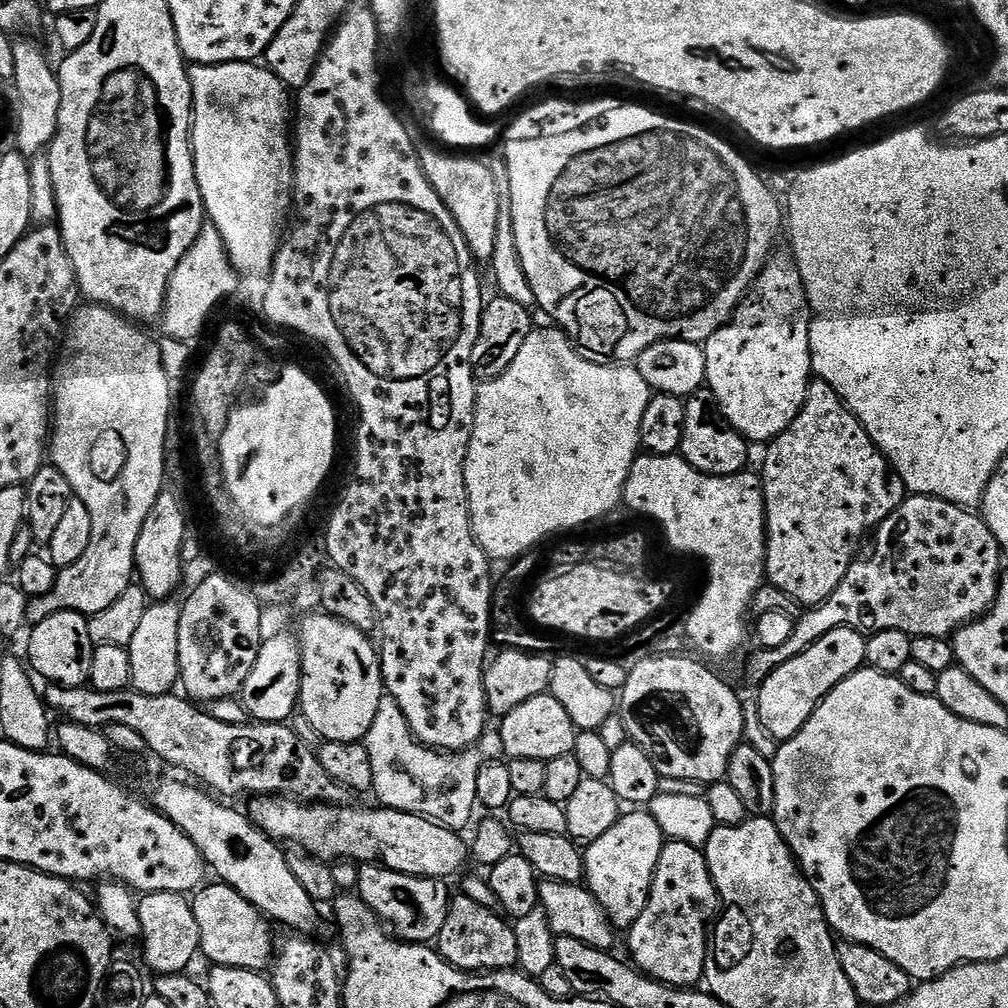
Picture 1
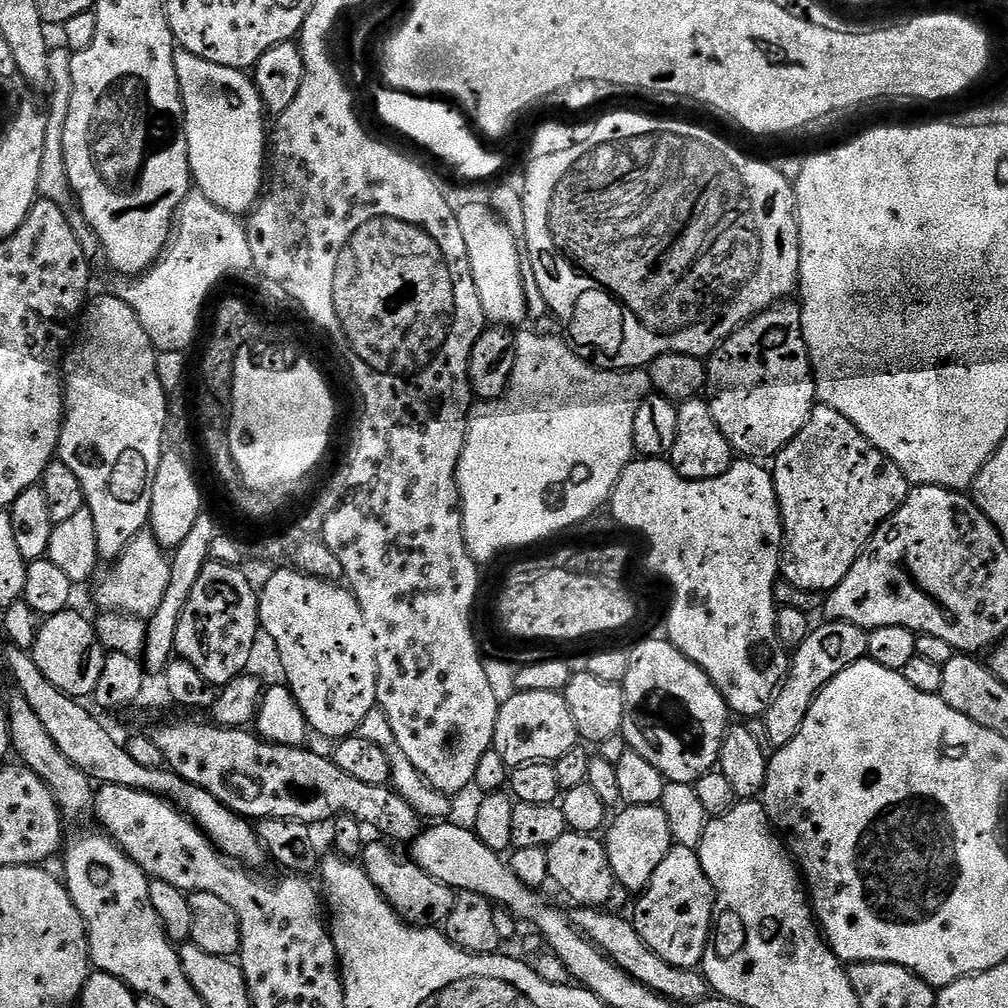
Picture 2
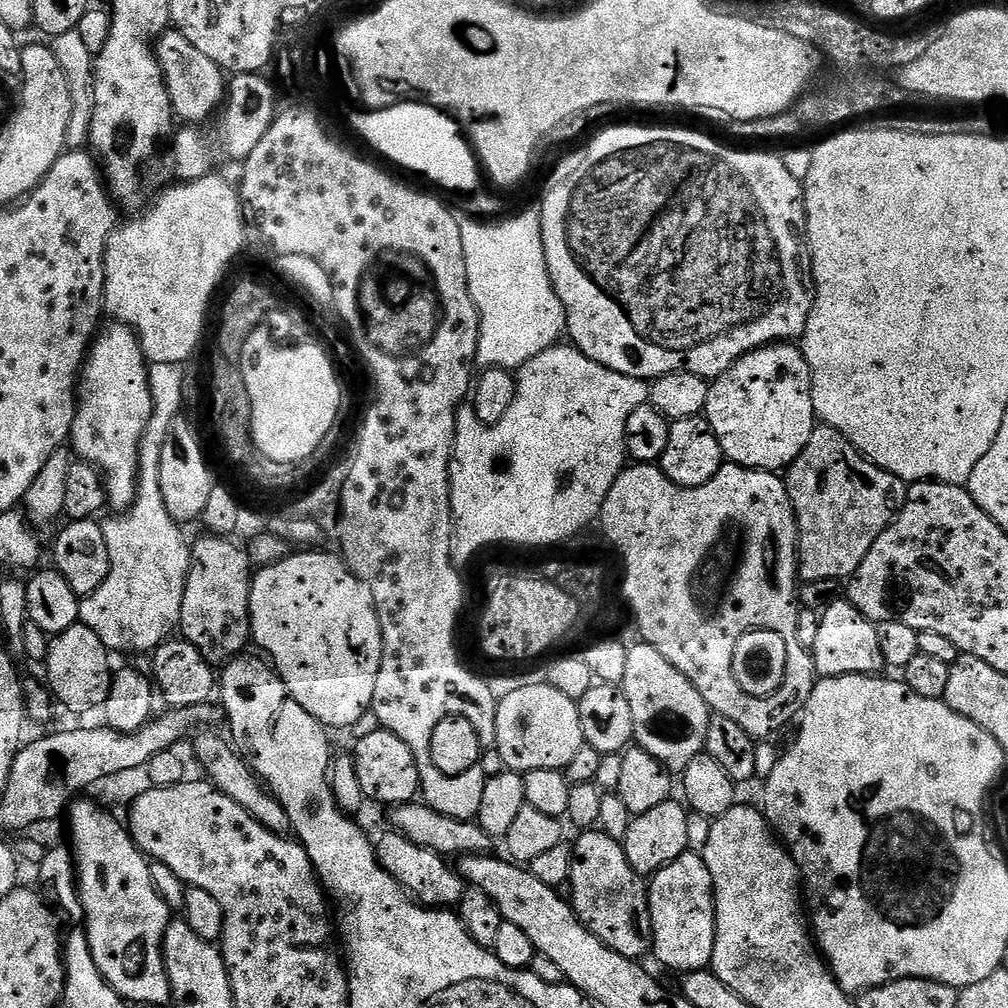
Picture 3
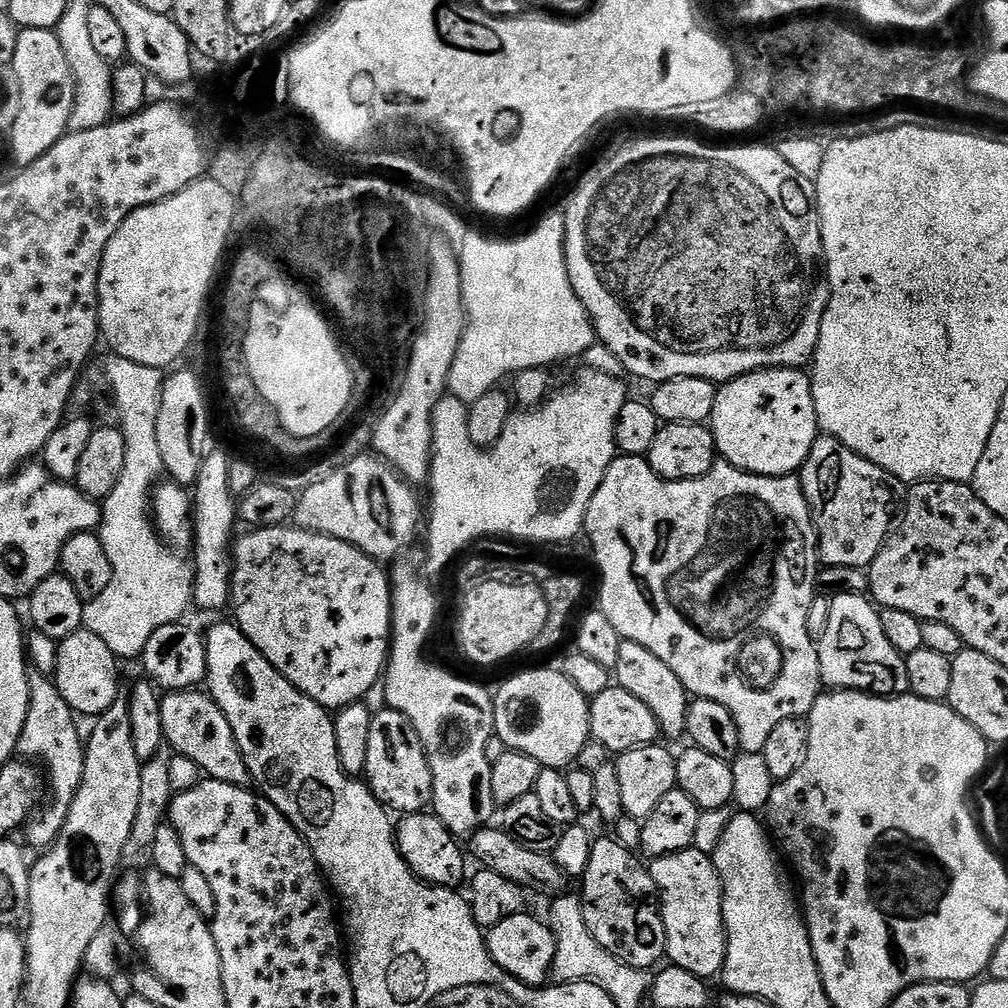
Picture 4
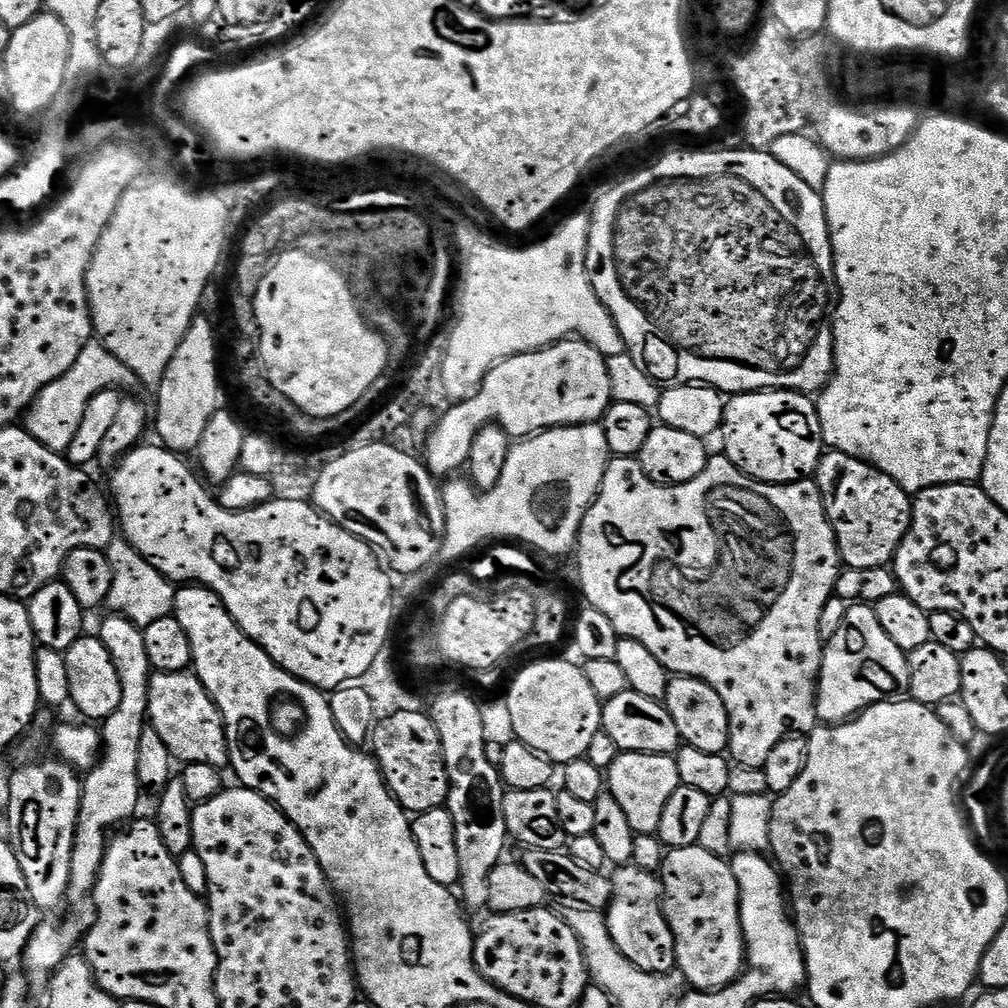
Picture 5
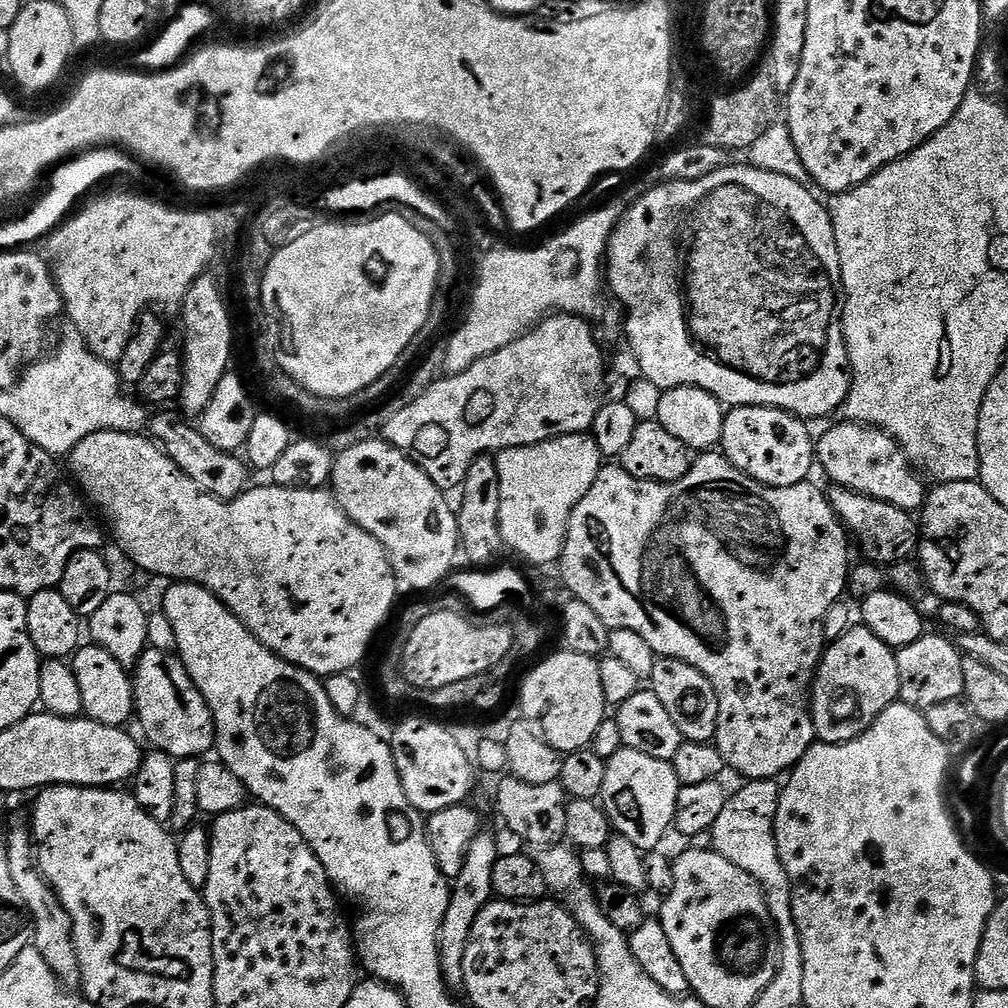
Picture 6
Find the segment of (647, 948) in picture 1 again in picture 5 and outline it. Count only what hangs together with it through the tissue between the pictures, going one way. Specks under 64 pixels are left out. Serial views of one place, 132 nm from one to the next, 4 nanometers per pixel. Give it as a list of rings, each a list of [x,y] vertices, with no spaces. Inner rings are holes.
[[[699,844],[671,849],[658,869],[662,885],[664,916],[674,934],[676,968],[693,989],[713,992],[730,986],[738,979],[746,963],[744,935],[740,925],[740,891],[732,873],[732,865],[725,857],[702,850]]]

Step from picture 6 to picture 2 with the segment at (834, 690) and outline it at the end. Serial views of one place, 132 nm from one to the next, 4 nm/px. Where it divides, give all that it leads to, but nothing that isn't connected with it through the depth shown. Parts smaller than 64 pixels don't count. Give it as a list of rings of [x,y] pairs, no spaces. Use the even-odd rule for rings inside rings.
[[[824,622],[813,627],[812,633],[791,653],[792,669],[787,669],[782,680],[782,687],[762,719],[766,734],[776,750],[785,748],[802,730],[802,722],[814,702],[814,698],[835,676],[842,674],[854,662],[865,659],[868,655],[868,632],[853,624]]]

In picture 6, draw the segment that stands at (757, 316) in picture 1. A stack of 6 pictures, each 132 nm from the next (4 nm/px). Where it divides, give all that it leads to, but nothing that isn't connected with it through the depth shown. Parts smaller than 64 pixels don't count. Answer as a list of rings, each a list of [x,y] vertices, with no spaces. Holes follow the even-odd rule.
[[[766,406],[732,408],[724,417],[724,429],[719,447],[722,454],[738,470],[760,484],[785,488],[803,484],[814,468],[816,444],[808,433],[809,425],[792,412]]]

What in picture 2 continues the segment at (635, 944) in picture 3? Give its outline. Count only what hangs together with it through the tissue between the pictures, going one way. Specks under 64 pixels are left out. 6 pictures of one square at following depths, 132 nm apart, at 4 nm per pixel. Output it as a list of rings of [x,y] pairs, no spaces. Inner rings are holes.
[[[571,830],[564,832],[557,842],[547,848],[547,862],[549,879],[554,884],[559,884],[565,894],[573,900],[573,905],[603,910],[620,910],[623,906],[626,890],[618,882],[610,866],[608,851],[599,835]]]

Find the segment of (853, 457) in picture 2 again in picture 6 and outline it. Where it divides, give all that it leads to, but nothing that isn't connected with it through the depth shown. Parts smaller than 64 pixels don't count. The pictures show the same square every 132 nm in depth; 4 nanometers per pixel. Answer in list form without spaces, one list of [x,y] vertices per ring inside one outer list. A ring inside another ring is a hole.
[[[829,487],[826,495],[841,524],[854,537],[855,543],[856,540],[860,543],[865,561],[887,566],[913,559],[917,555],[921,525],[913,513],[845,488]]]

